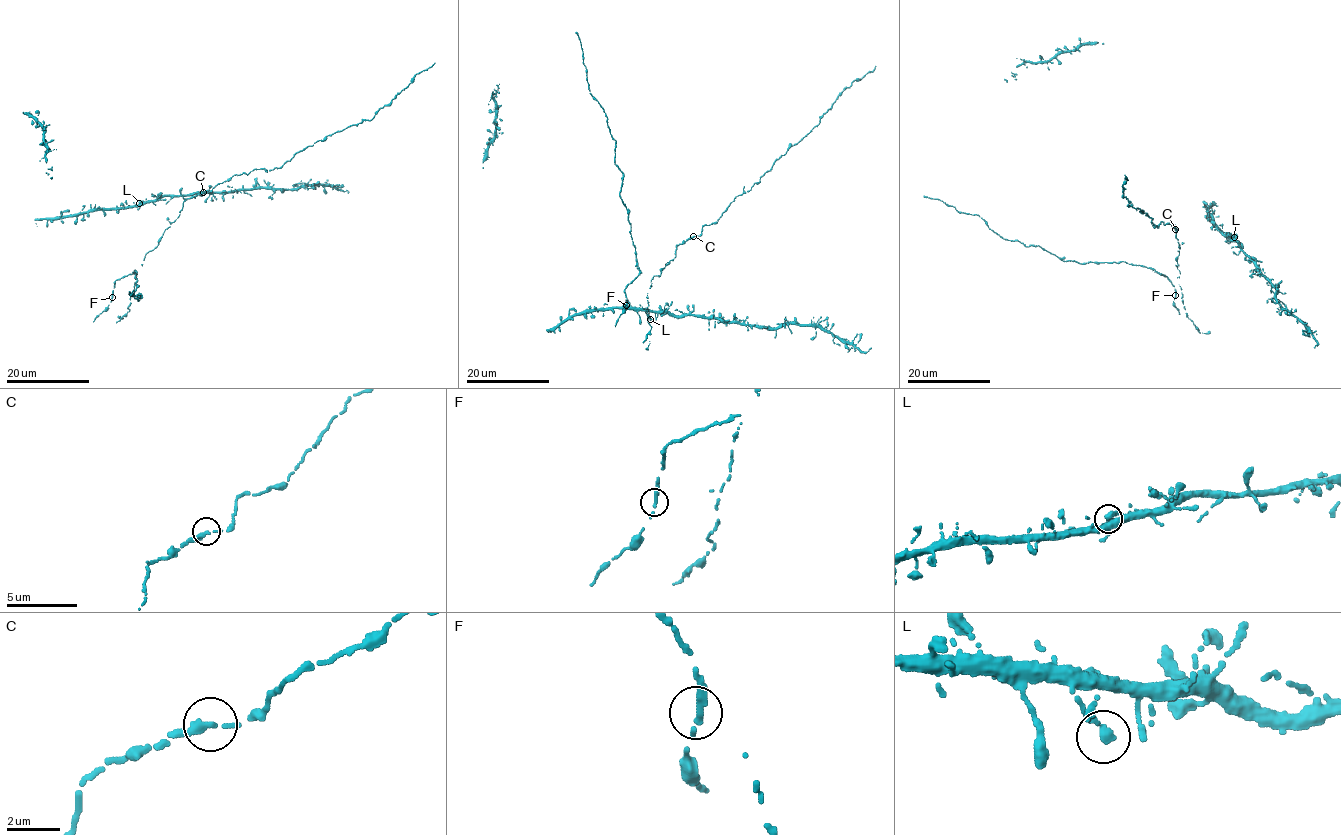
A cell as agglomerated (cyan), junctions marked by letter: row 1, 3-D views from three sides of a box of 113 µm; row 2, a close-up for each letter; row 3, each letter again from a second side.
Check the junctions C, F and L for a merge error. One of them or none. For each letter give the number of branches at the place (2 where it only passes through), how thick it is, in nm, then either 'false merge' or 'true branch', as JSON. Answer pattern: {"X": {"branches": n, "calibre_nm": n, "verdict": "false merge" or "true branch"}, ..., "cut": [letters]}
{"C": {"branches": 1, "calibre_nm": 360, "verdict": "true branch"}, "F": {"branches": 1, "calibre_nm": 380, "verdict": "true branch"}, "L": {"branches": 1, "calibre_nm": 320, "verdict": "true branch"}, "cut": []}

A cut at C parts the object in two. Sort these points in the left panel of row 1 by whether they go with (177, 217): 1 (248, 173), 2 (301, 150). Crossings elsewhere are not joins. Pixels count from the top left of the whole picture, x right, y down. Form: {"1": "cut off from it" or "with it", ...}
{"1": "cut off from it", "2": "cut off from it"}

